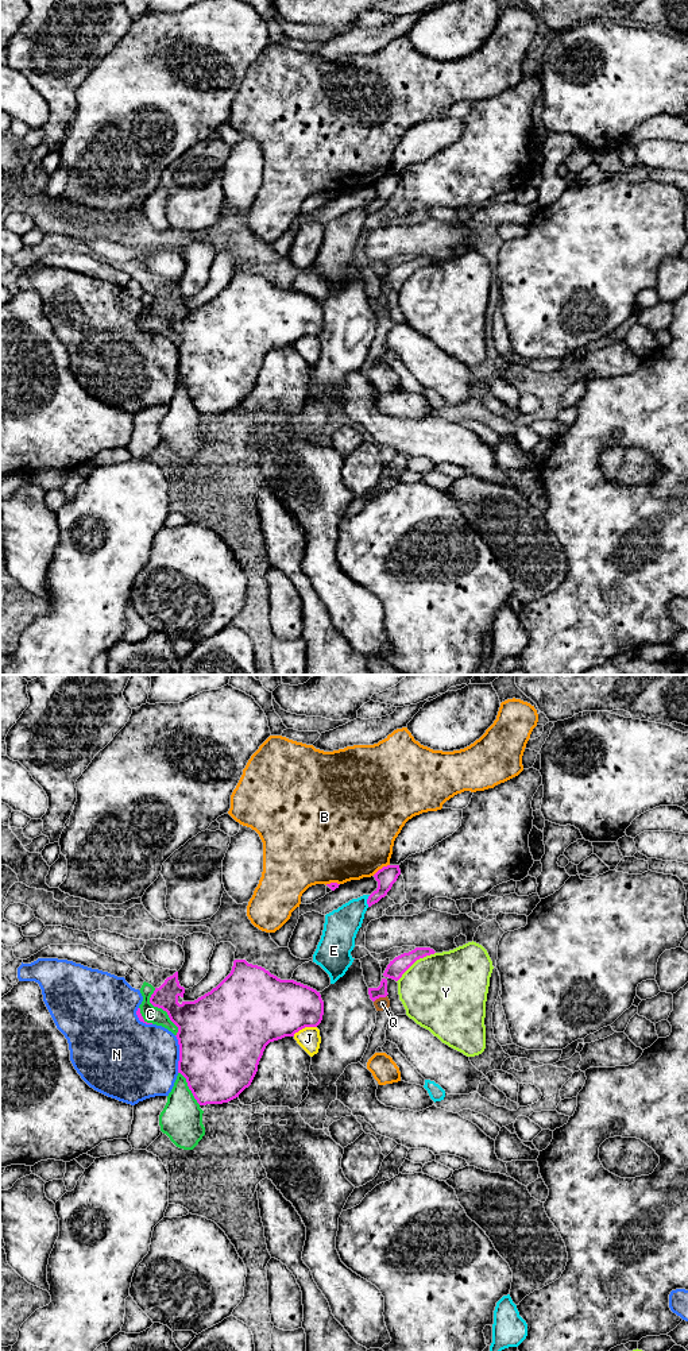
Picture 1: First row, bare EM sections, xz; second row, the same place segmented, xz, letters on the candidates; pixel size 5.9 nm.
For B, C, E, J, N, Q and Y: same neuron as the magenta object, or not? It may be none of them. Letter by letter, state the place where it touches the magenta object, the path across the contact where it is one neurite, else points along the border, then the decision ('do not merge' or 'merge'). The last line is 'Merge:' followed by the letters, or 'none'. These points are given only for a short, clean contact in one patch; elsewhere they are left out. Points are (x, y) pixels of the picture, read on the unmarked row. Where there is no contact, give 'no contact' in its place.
B: xz (382, 177) | do not merge
C: xz (163, 319) | do not merge
E: xz (367, 209) | do not merge
J: xz (304, 336) | do not merge
N: xz (180, 363) | do not merge
Q: xz (379, 305) | along xz (386, 304), (374, 311) | do not merge
Y: xz (414, 270) | do not merge
Merge: none

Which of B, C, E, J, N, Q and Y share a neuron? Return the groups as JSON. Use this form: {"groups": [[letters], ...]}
{"groups": [["B"], ["C"], ["E"], ["J"], ["N"], ["Q"], ["Y"]]}

